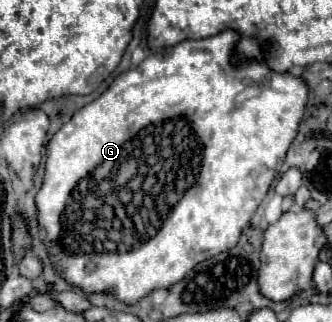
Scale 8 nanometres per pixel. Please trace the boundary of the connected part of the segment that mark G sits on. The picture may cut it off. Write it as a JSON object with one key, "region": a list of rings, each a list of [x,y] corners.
{"region":[[[223,31],[223,33],[215,35],[215,37],[207,37],[207,39],[199,39],[199,41],[181,41],[181,43],[177,43],[177,45],[173,45],[171,49],[151,53],[137,69],[129,69],[129,71],[121,73],[121,75],[111,83],[111,87],[109,87],[103,95],[99,95],[95,101],[91,101],[89,105],[85,105],[83,109],[79,109],[79,111],[49,139],[49,143],[47,143],[47,159],[45,159],[45,175],[43,175],[41,189],[39,189],[37,195],[35,195],[35,207],[37,207],[37,221],[39,221],[39,227],[45,231],[43,245],[47,247],[51,265],[53,265],[55,273],[61,275],[69,285],[79,287],[79,289],[85,291],[85,293],[101,293],[101,291],[105,291],[105,293],[115,295],[115,297],[117,297],[121,303],[125,303],[125,305],[135,305],[135,303],[139,303],[143,297],[147,297],[151,291],[155,291],[155,289],[169,289],[171,285],[179,283],[197,263],[207,261],[207,259],[211,259],[211,257],[215,257],[215,255],[219,255],[219,253],[223,253],[223,251],[227,251],[227,249],[231,249],[231,247],[237,245],[243,227],[249,225],[249,221],[251,221],[255,209],[257,209],[259,203],[263,201],[263,197],[265,197],[265,193],[267,193],[271,181],[275,179],[275,175],[279,173],[279,169],[281,169],[281,165],[283,165],[283,157],[285,157],[287,149],[289,149],[289,145],[291,145],[291,141],[293,141],[293,137],[295,137],[295,133],[297,133],[299,121],[301,121],[301,117],[303,117],[303,109],[305,109],[305,103],[307,103],[307,85],[305,85],[305,81],[303,81],[301,77],[293,77],[293,75],[289,75],[289,73],[275,73],[275,71],[271,71],[265,63],[251,61],[251,63],[243,63],[243,65],[239,65],[239,67],[231,65],[231,53],[233,53],[235,43],[237,43],[237,33],[235,33],[235,31]]]}

